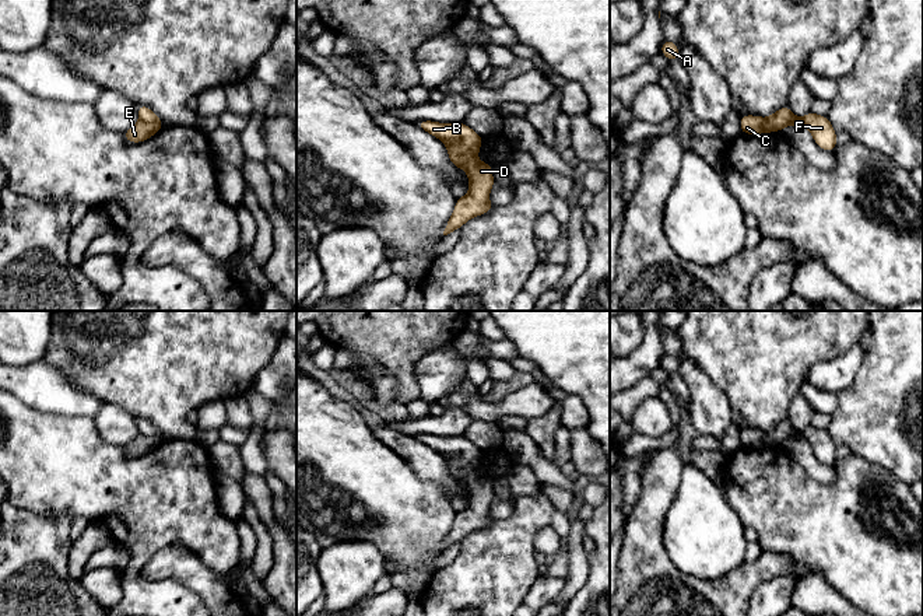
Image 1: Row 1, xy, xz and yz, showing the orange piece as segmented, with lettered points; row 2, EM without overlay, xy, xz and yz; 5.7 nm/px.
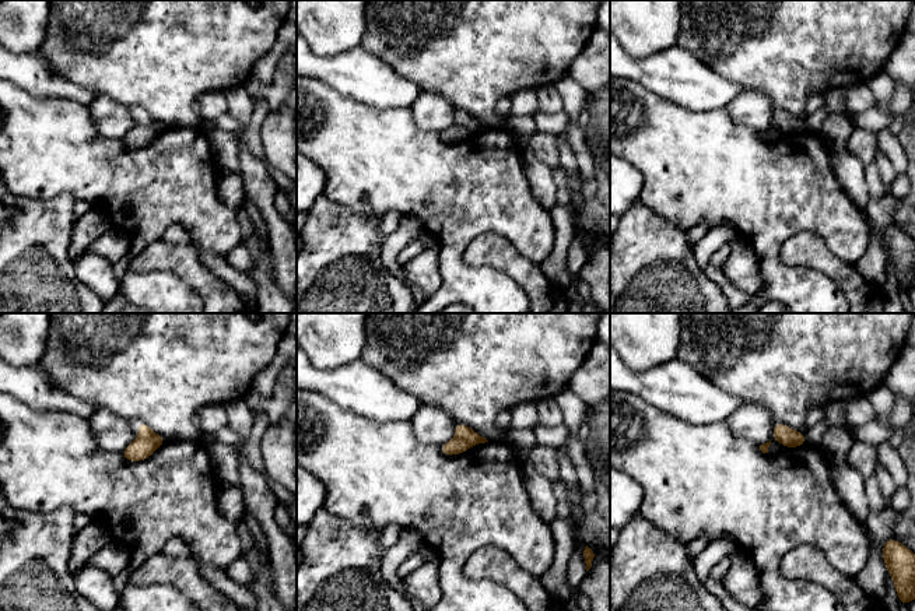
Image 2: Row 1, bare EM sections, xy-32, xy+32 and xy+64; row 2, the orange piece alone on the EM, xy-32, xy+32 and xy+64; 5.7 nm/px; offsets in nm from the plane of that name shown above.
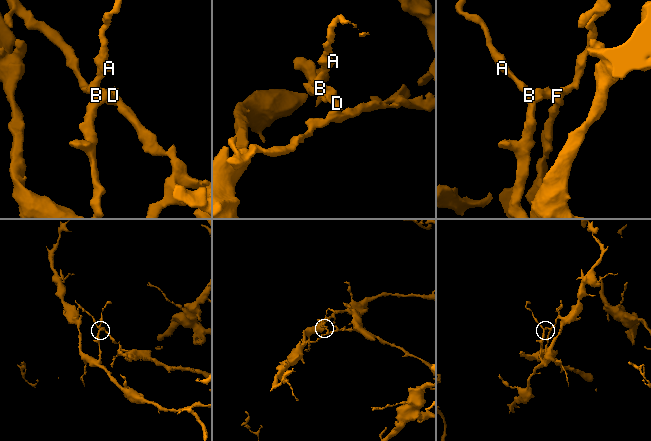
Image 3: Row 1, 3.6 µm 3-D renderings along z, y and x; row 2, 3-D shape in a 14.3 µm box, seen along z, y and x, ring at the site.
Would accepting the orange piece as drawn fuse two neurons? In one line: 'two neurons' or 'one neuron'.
two neurons

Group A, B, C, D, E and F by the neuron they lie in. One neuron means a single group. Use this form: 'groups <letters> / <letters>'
groups A B C E / D F

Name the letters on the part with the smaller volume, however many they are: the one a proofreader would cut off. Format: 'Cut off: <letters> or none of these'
Cut off: D, F

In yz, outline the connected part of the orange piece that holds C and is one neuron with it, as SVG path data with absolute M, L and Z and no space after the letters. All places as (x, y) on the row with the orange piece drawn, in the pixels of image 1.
M741 115L740 126L743 134L762 134L776 132L768 119L755 115Z

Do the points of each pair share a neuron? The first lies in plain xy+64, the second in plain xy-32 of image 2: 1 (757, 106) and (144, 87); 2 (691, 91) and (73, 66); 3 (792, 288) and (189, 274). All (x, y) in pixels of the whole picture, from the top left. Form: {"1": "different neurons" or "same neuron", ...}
{"1": "different neurons", "2": "different neurons", "3": "different neurons"}

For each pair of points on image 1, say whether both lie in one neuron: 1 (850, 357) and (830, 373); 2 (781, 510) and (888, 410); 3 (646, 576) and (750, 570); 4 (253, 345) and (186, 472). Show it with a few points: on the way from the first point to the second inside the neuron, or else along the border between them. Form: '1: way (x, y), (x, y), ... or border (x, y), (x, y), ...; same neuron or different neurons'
1: way (845, 363), (835, 371); same neuron
2: border (852, 452), (883, 465); different neurons
3: way (671, 585), (676, 588), (725, 587); same neuron
4: border (165, 438), (195, 440); different neurons

